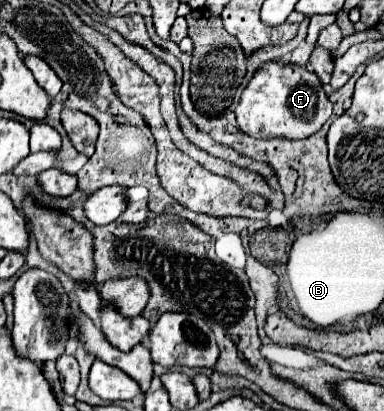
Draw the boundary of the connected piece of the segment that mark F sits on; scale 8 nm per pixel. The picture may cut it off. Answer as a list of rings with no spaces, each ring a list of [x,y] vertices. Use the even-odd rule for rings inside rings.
[[[268,60],[254,72],[236,106],[238,126],[256,138],[308,138],[318,132],[330,116],[332,102],[328,100],[320,78],[300,64],[280,64],[278,60]]]

